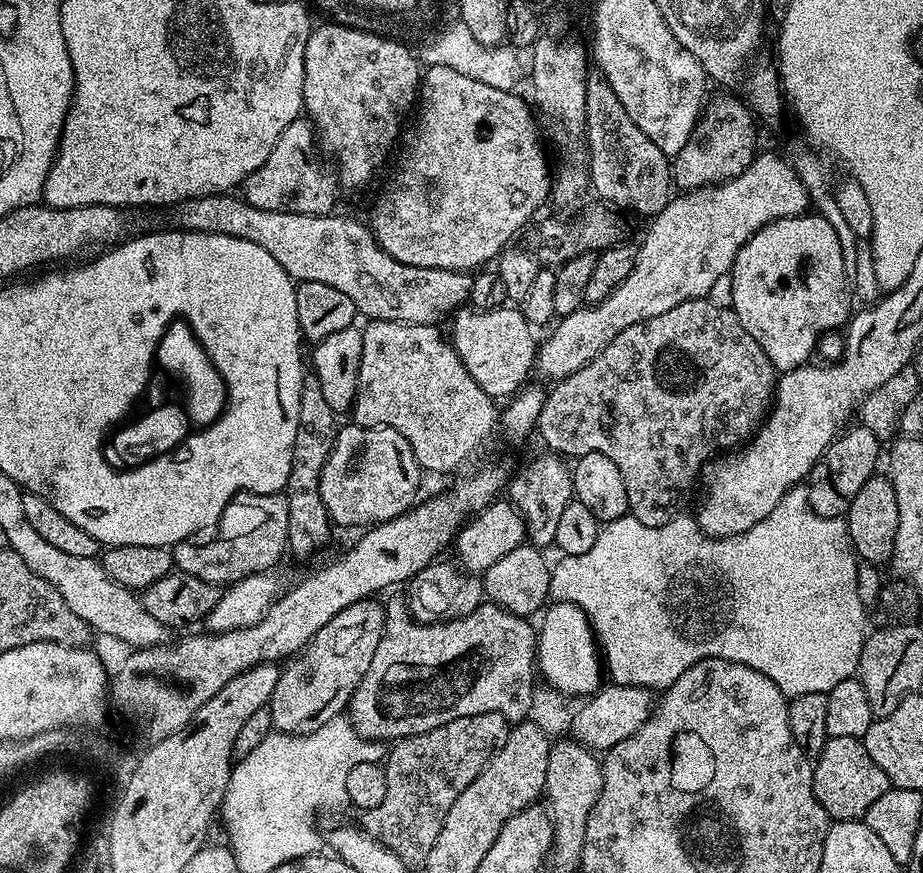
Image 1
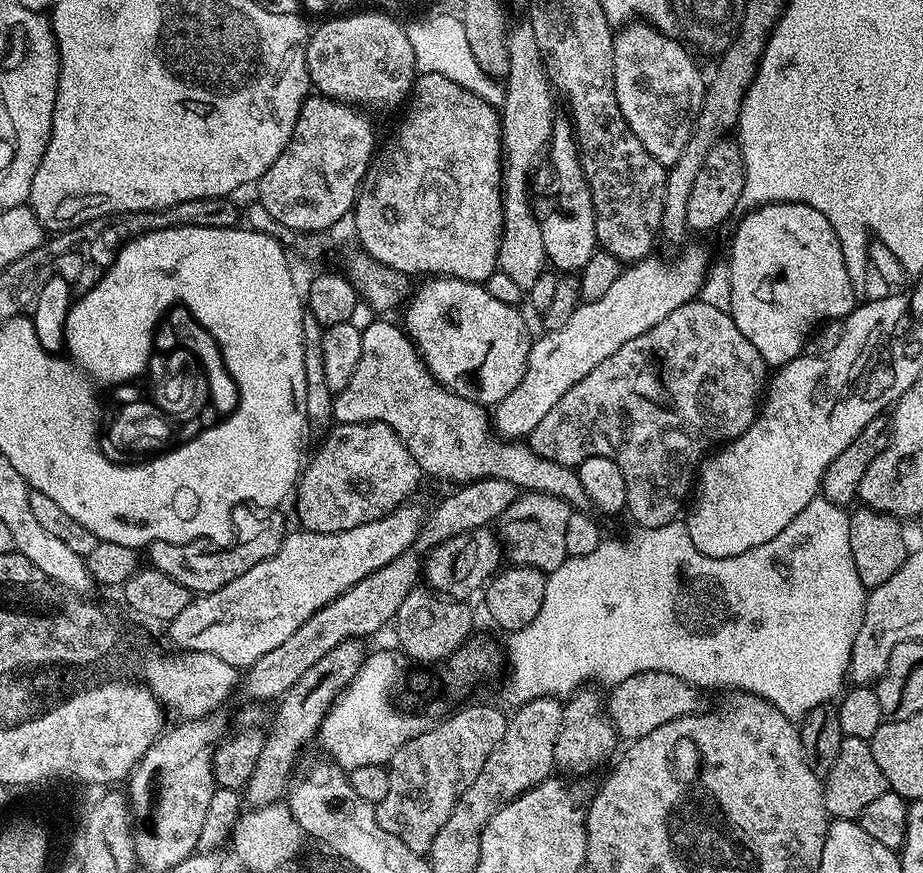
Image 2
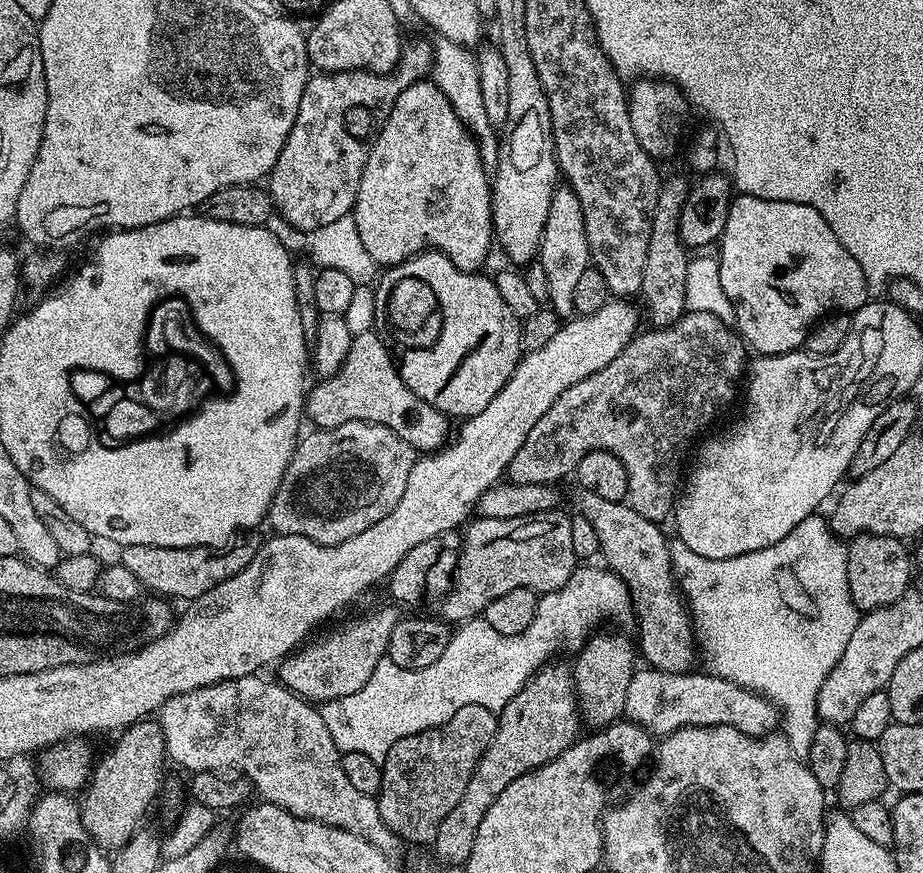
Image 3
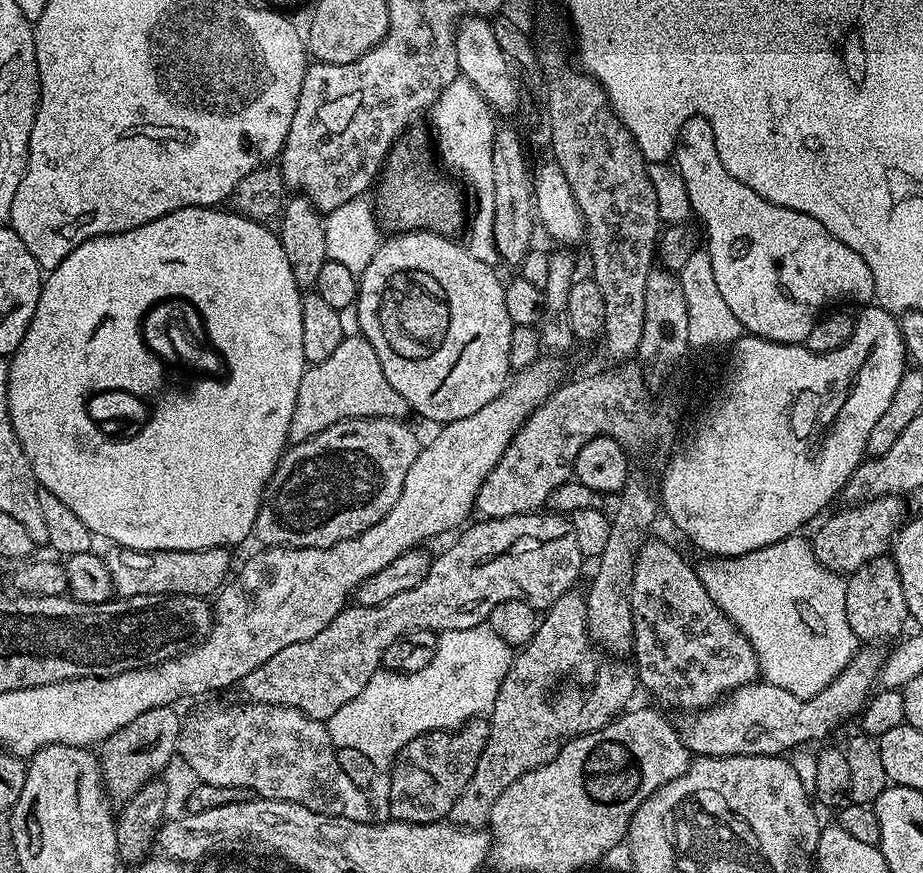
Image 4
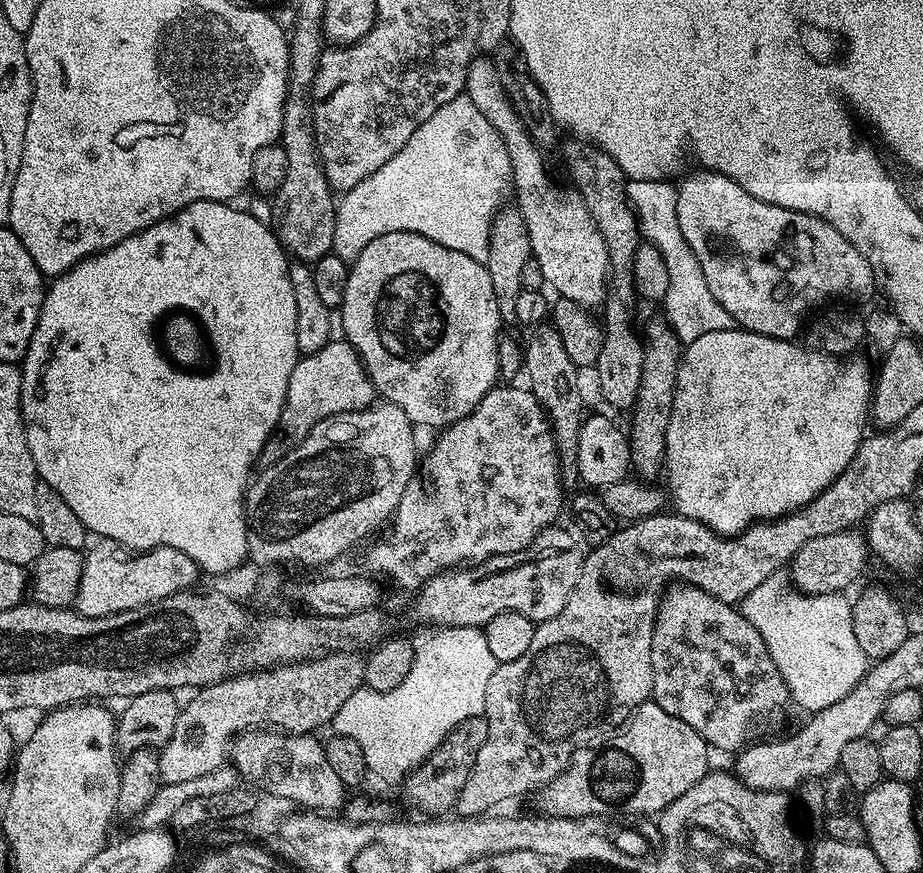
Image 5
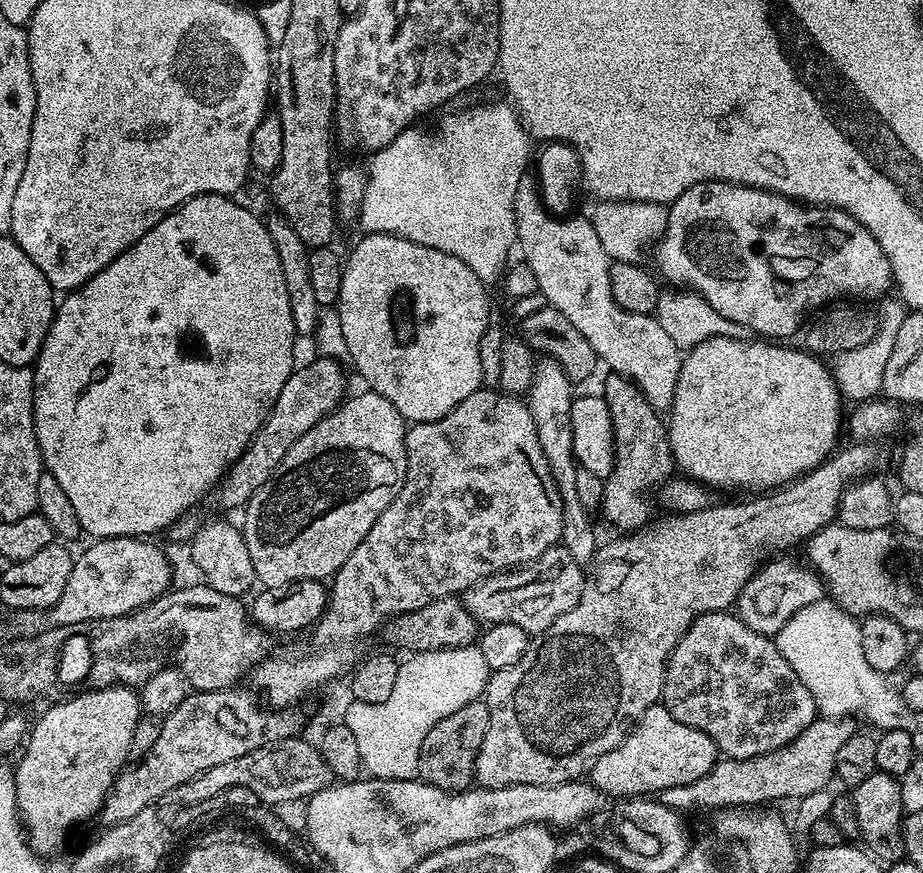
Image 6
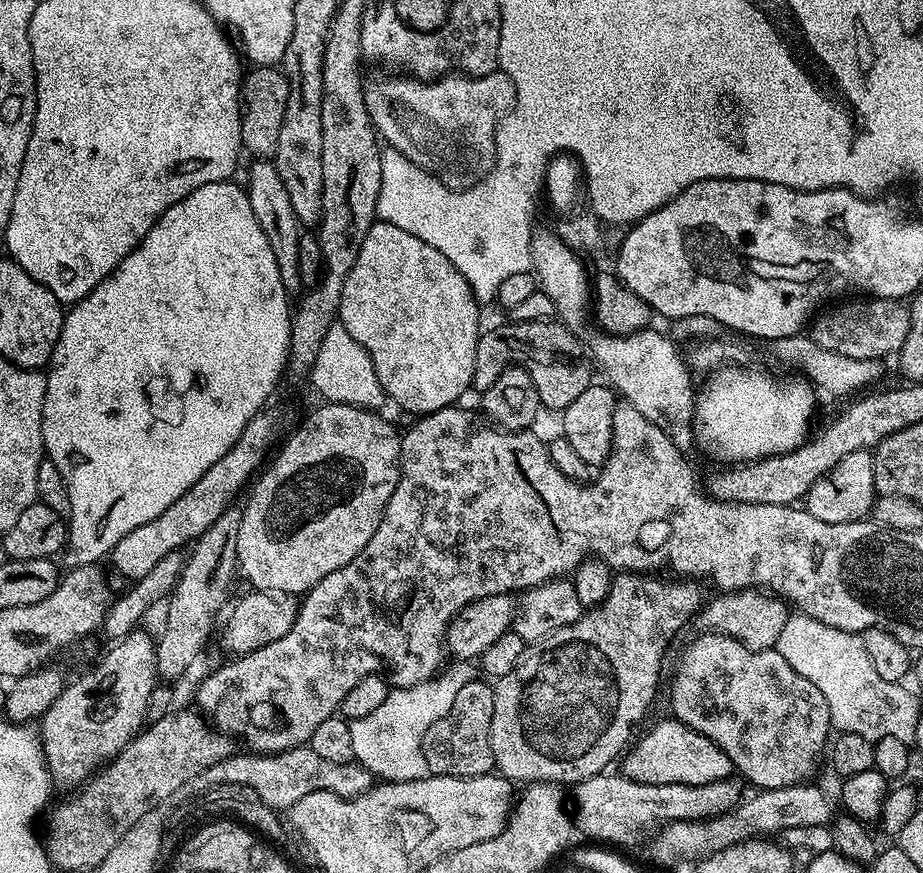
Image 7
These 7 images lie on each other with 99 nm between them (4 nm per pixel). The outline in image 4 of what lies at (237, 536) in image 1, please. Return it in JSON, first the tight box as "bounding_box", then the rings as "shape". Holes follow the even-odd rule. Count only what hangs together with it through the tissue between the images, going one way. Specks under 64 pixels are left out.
{"bounding_box":[106,546,233,598],"shape":[[[112,546],[109,549],[109,552],[106,552],[106,563],[110,570],[115,595],[120,598],[161,596],[162,594],[190,594],[208,598],[220,591],[233,571],[231,556],[233,553],[227,548],[182,550],[181,552],[178,550],[139,552],[133,548],[119,546]]]}

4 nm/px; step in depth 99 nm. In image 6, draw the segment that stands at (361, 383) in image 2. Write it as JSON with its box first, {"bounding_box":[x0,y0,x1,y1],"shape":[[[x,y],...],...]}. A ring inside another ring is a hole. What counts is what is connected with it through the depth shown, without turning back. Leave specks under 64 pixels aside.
{"bounding_box":[214,358,818,760],"shape":[[[315,358],[309,364],[297,367],[286,378],[286,386],[282,386],[282,394],[278,394],[278,402],[270,410],[270,414],[262,422],[260,429],[254,434],[252,441],[246,446],[246,450],[241,454],[214,489],[216,504],[220,508],[243,509],[248,499],[278,470],[278,462],[324,416],[330,415],[335,408],[340,407],[345,399],[344,392],[344,372],[341,361],[327,358]],[[728,610],[702,614],[676,643],[666,666],[662,703],[678,722],[702,730],[702,734],[714,741],[719,755],[729,760],[749,760],[770,754],[798,738],[818,718],[810,690],[802,686],[802,678],[782,658],[775,639],[750,630],[746,622]]]}

